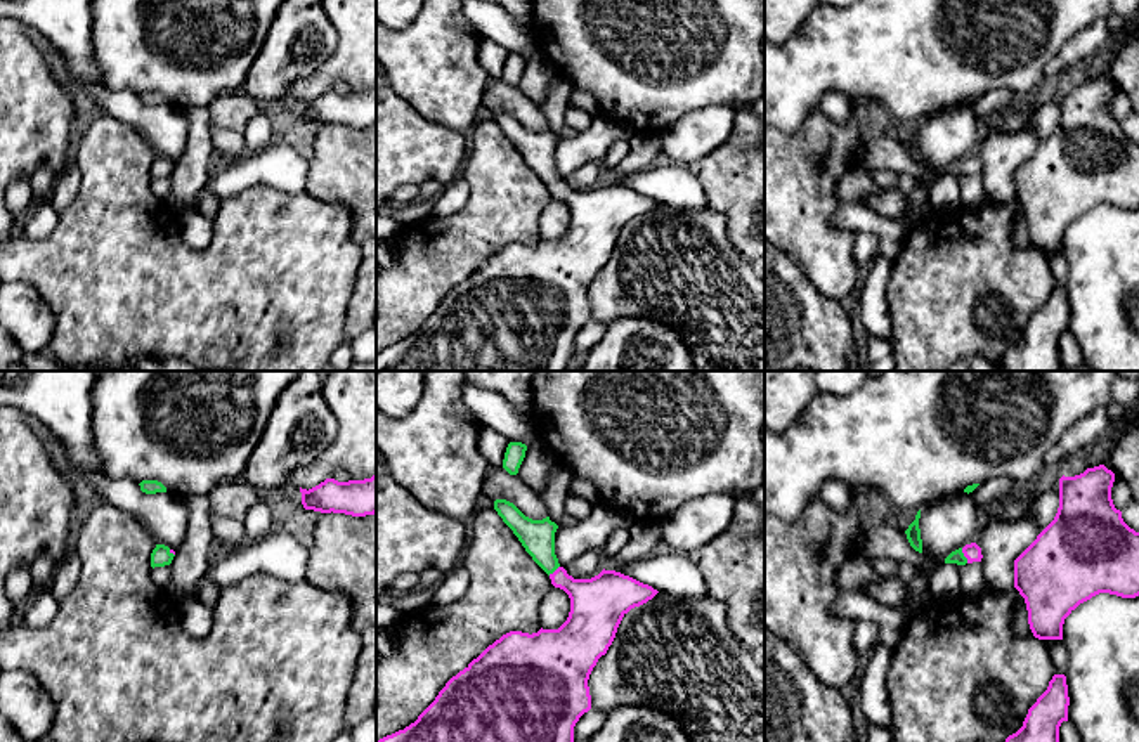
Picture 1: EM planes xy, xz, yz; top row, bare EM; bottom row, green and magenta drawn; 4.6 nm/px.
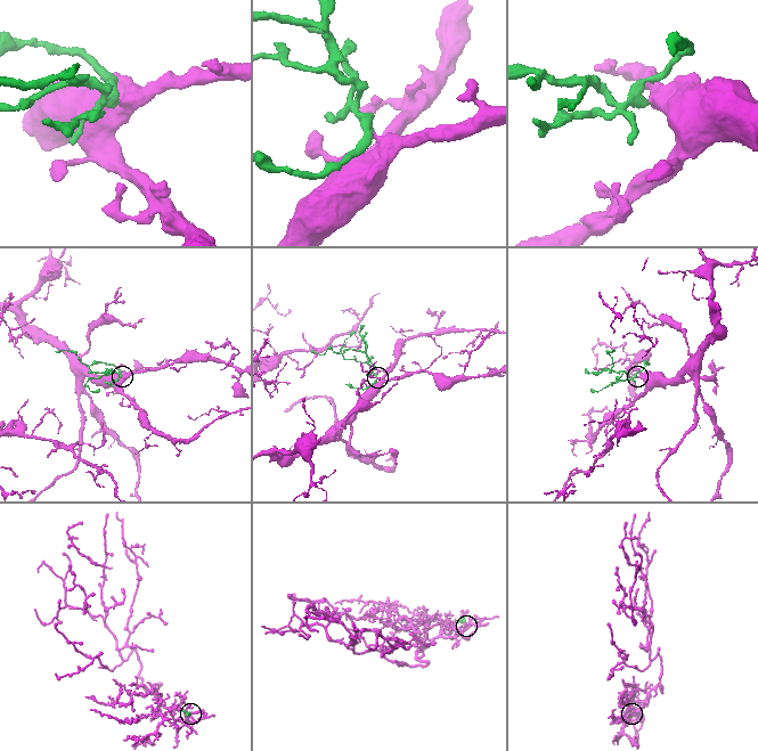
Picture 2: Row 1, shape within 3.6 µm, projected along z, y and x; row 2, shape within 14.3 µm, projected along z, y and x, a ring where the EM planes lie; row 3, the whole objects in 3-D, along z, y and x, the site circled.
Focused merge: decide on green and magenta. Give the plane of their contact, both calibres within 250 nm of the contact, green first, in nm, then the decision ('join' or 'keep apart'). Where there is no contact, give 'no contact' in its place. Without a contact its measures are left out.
meets green in yz; 70 nm thick on the green side, 80 nm on the other; join

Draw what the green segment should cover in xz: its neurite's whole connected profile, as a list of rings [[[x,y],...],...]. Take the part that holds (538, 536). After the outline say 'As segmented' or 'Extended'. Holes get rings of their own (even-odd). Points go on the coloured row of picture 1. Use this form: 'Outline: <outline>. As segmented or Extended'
Outline: [[[496,499],[494,510],[551,584],[569,595],[569,617],[558,629],[503,635],[452,676],[414,723],[378,742],[574,742],[576,723],[591,709],[588,680],[593,667],[612,645],[622,617],[659,593],[605,569],[591,579],[574,579],[555,555],[558,525],[550,517],[532,520],[506,499]]]. Extended

